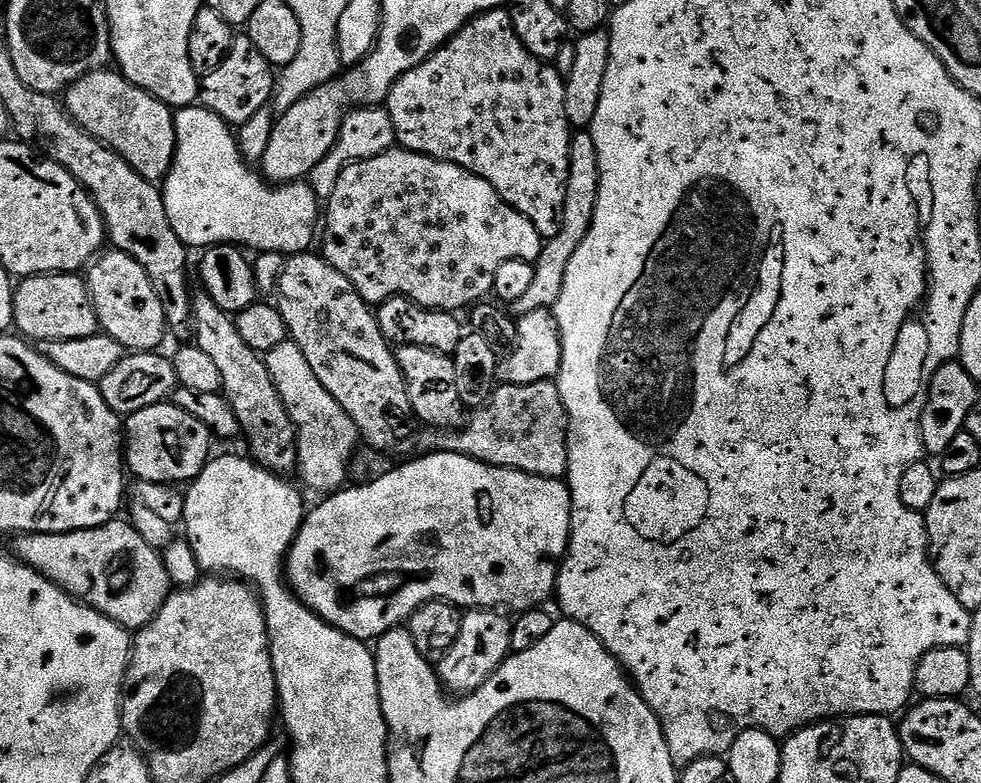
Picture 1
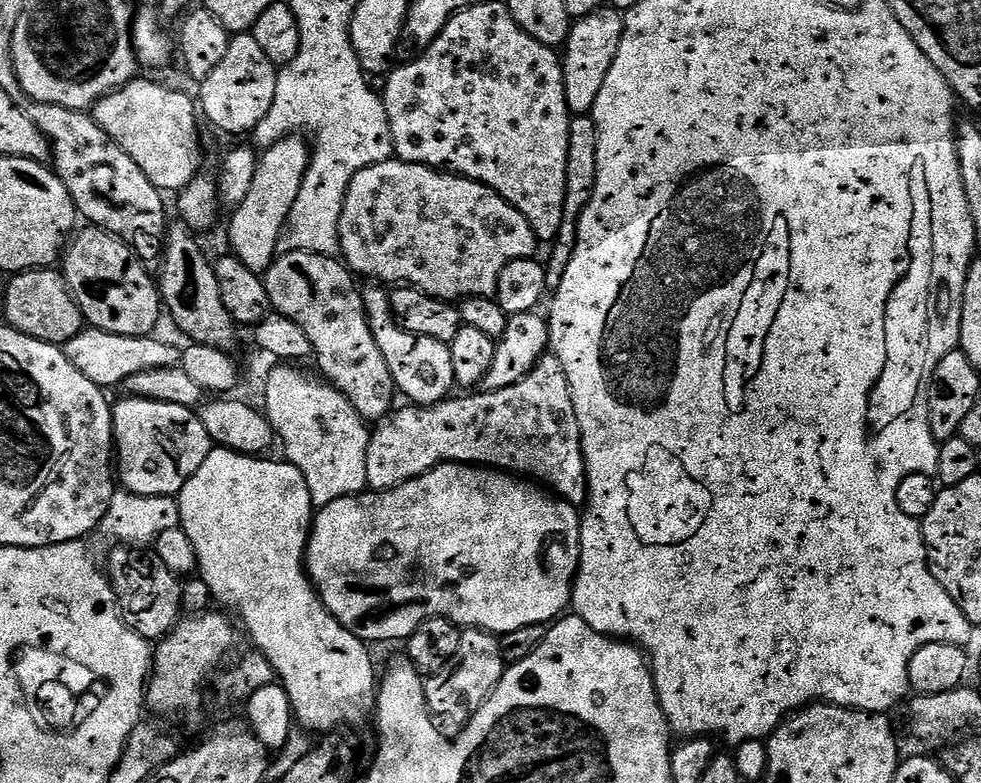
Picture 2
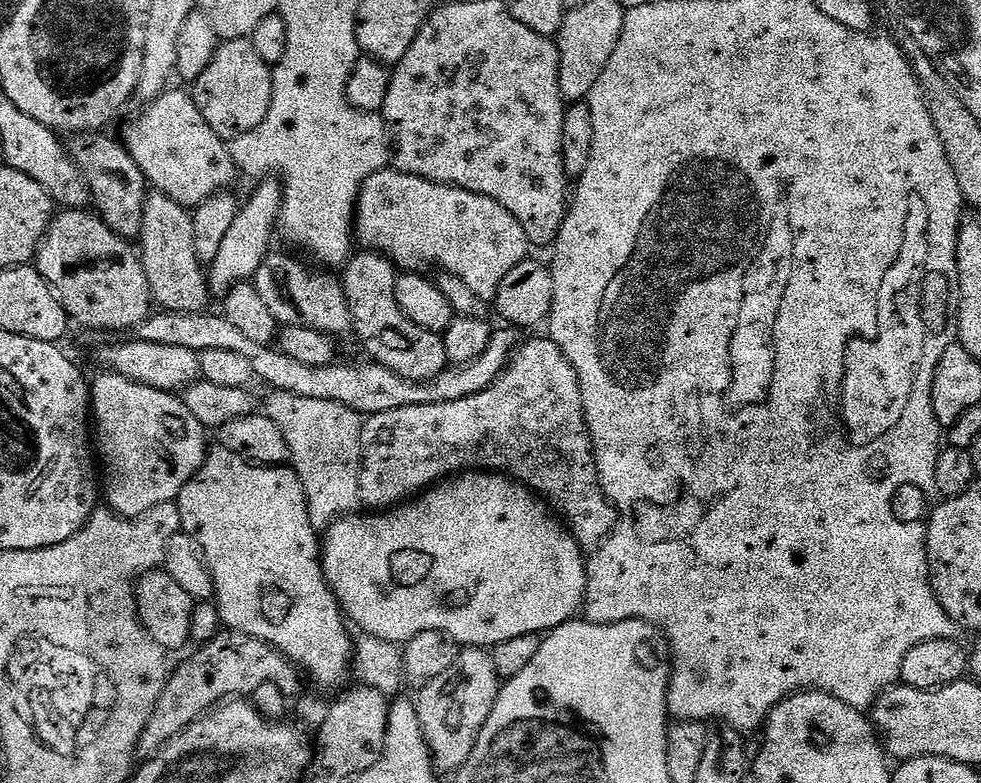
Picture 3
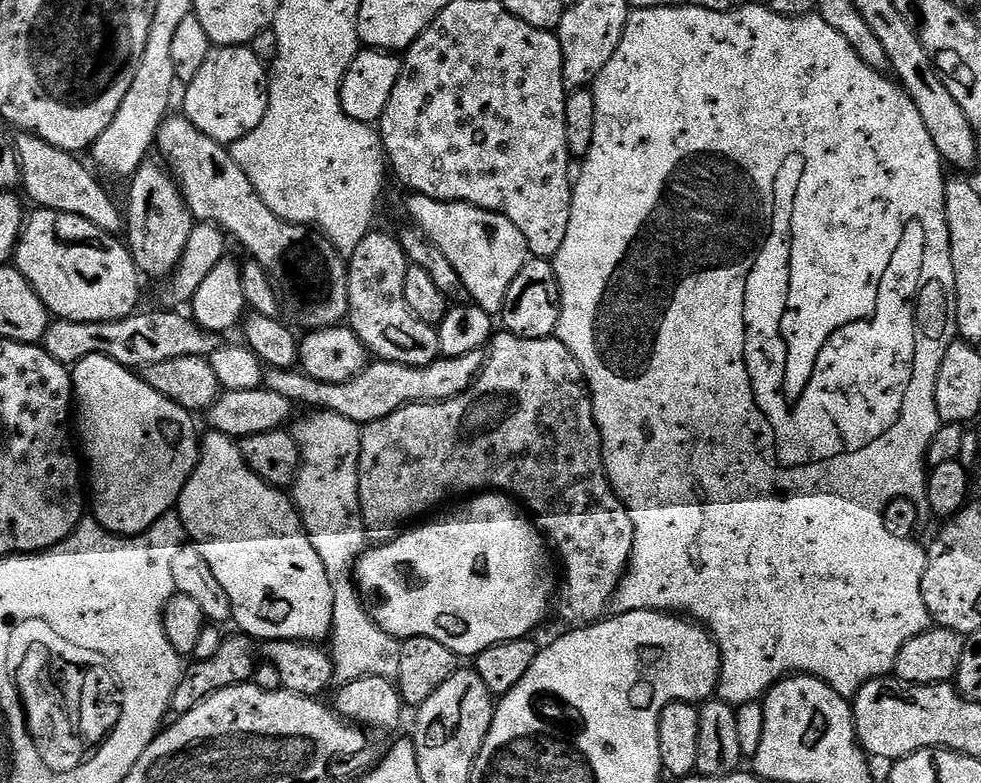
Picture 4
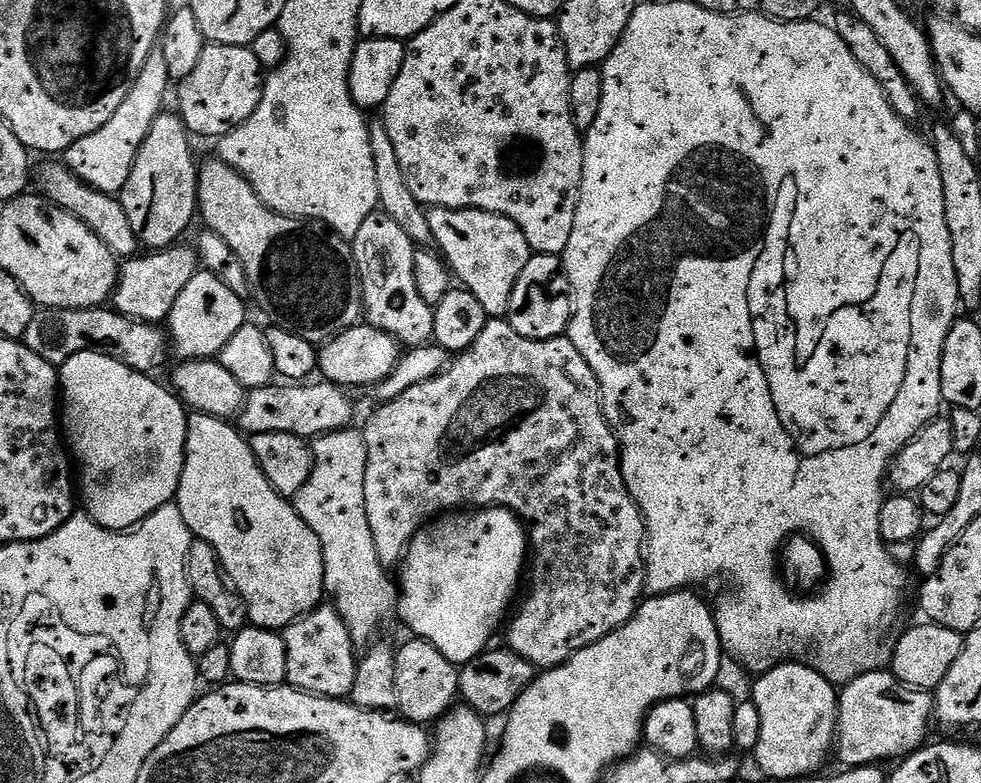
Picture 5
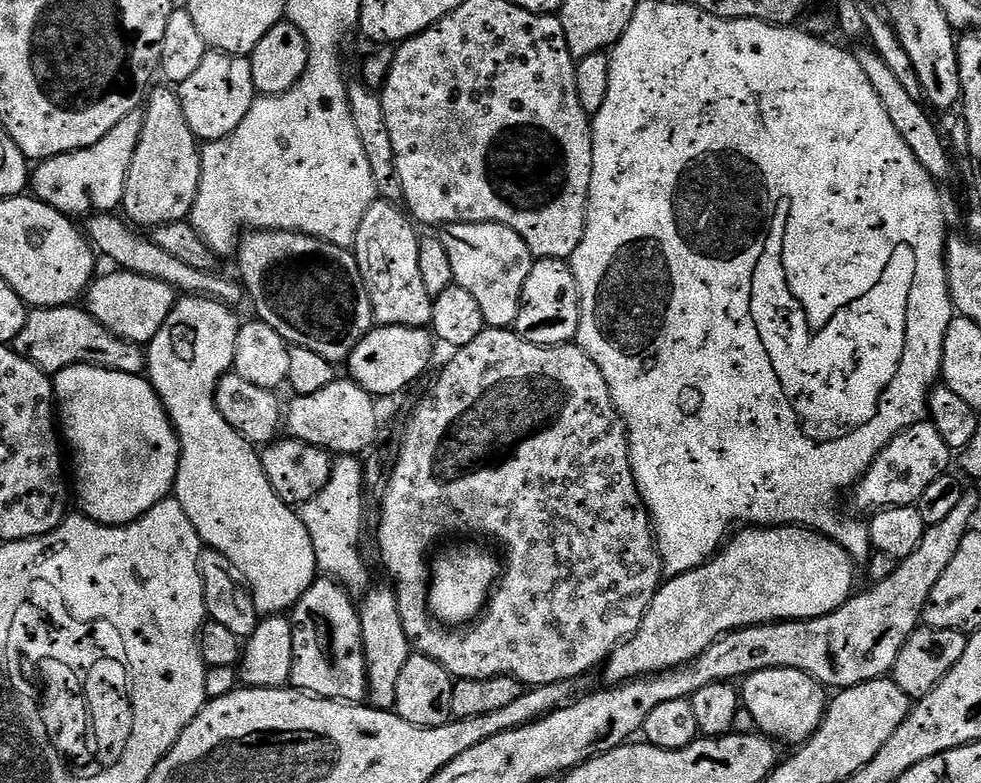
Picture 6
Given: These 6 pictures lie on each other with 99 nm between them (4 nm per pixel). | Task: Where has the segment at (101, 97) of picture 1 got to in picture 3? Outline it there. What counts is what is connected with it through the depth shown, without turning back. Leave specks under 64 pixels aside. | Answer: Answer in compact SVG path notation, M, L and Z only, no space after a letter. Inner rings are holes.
M166 90L155 100L149 100L143 105L144 113L125 130L122 143L131 154L138 170L142 170L145 181L159 195L168 196L174 202L183 204L185 208L192 210L215 192L225 191L229 187L228 183L238 176L238 169L228 153L228 145L224 137L214 134L214 130L210 130L210 122L202 118L202 110L198 110L195 95L191 91L172 91Z

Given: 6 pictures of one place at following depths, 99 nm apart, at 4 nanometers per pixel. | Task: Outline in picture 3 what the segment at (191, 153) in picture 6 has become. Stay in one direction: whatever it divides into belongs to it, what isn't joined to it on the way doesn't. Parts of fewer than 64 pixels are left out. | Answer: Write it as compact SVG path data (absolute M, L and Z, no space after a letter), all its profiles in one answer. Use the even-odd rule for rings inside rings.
M149 195L144 201L138 255L148 279L148 288L152 291L152 299L163 311L202 312L209 307L206 268L196 253L192 217L183 204L174 202L168 196Z

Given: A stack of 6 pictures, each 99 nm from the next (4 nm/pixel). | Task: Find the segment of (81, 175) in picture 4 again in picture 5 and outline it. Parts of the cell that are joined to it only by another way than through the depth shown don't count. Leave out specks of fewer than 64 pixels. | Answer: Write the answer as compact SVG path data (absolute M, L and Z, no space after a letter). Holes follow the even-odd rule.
M63 162L48 164L41 170L40 188L39 191L47 203L69 212L90 230L94 230L94 234L98 234L98 238L106 242L108 249L117 258L132 258L137 255L138 241L130 226L130 218L126 218L126 210L115 195L94 190L89 184L79 180Z

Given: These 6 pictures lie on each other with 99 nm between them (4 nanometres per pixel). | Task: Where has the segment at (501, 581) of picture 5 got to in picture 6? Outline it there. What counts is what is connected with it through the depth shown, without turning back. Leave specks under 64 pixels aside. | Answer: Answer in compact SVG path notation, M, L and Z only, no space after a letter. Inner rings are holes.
M464 542L461 548L448 548L437 560L430 564L430 583L428 586L428 611L445 626L467 626L484 611L489 596L502 571L501 561L492 552L479 548L479 543Z

